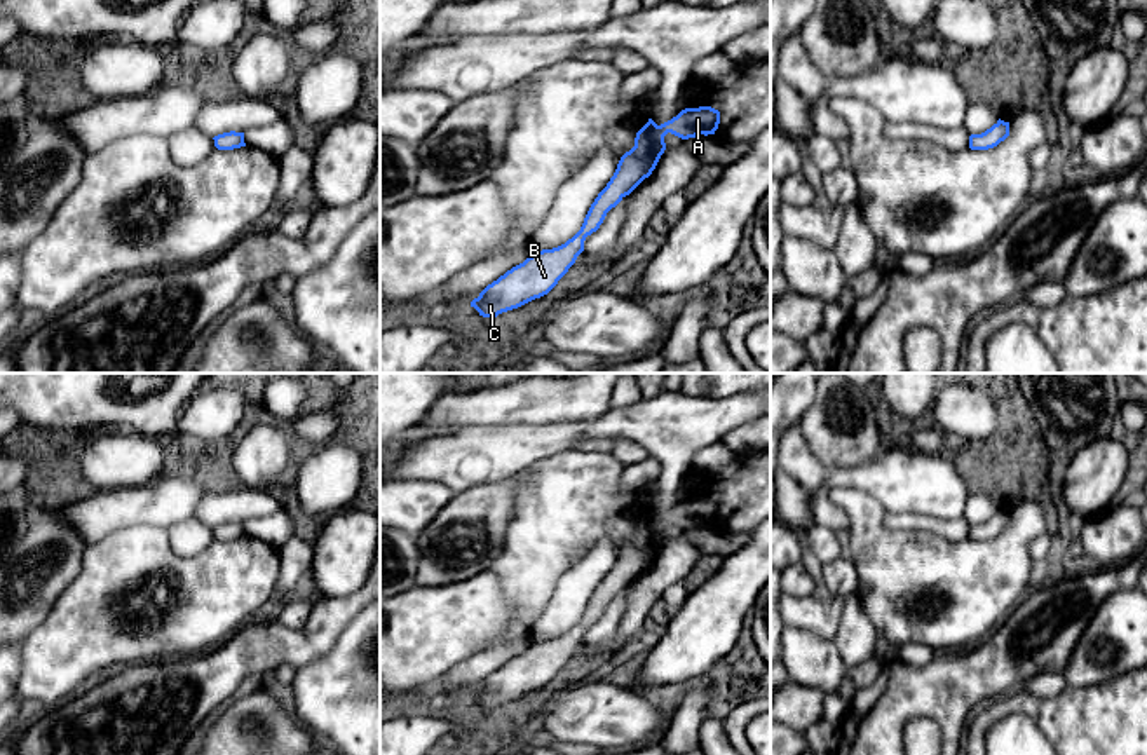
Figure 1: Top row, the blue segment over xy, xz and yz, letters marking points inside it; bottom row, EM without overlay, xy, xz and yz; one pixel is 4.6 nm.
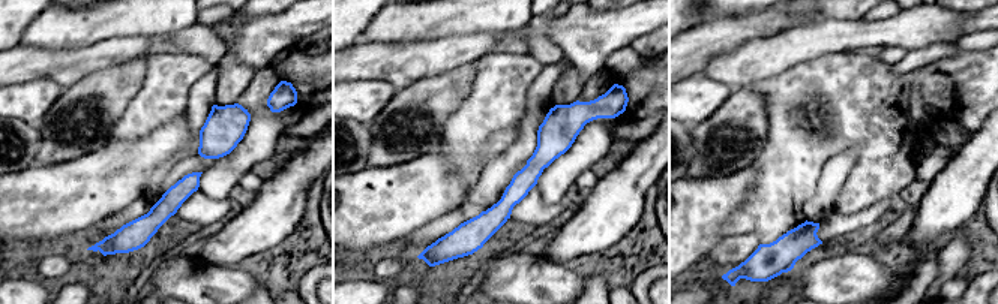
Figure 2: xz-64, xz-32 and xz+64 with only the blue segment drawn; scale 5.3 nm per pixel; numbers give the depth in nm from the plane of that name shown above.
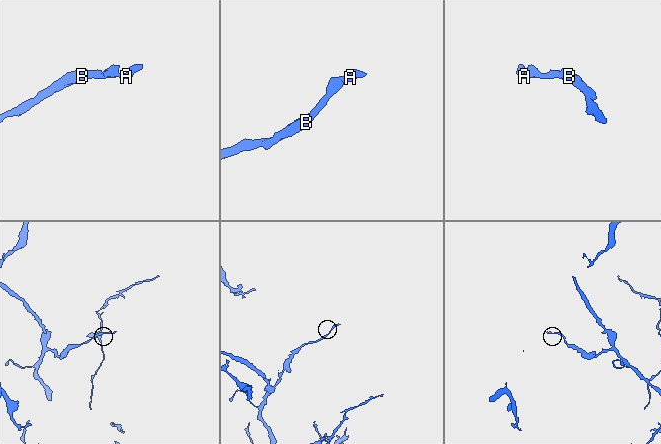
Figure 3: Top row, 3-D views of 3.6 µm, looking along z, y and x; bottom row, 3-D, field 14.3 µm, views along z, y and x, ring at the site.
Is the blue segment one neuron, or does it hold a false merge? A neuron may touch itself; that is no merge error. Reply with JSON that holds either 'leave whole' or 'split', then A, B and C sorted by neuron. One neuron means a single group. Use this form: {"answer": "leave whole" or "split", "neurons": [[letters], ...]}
{"answer": "leave whole", "neurons": [["A", "B", "C"]]}

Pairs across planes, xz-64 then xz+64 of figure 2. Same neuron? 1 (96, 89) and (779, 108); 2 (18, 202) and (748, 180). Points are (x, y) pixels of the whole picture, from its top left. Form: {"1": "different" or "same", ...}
{"1": "different", "2": "same"}

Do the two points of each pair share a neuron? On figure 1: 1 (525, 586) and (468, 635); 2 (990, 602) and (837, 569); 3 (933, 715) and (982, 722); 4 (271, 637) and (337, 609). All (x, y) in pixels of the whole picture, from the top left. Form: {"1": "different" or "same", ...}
{"1": "different", "2": "different", "3": "different", "4": "same"}

